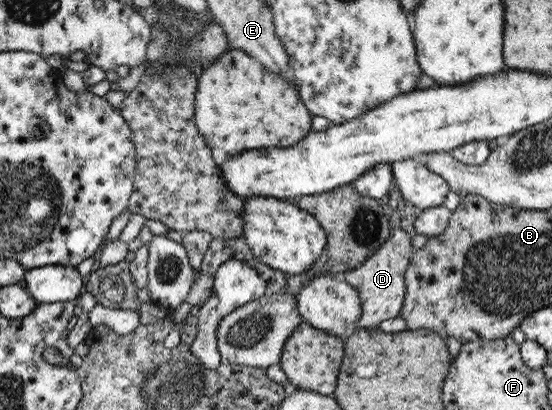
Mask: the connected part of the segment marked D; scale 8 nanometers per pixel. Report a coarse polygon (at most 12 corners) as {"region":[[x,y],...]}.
{"region":[[391,229],[340,275],[357,291],[357,330],[399,316],[410,237]]}

